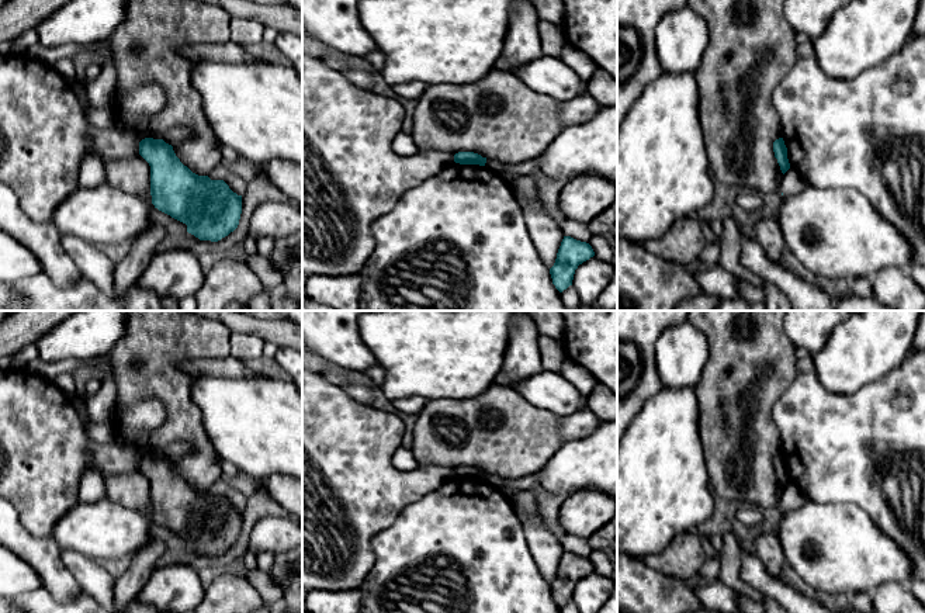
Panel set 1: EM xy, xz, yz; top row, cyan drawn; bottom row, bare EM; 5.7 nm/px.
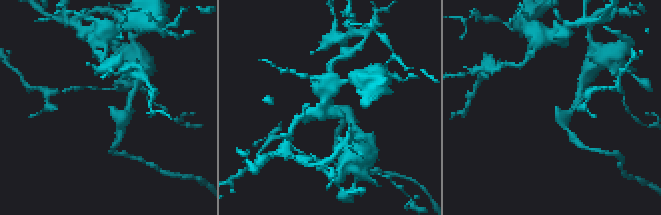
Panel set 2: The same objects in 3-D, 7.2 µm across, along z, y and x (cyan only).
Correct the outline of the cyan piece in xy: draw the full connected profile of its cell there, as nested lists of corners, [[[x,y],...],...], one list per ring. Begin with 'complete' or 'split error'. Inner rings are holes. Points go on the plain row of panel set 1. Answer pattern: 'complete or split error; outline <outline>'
complete; outline [[[145,453],[139,470],[150,481],[152,519],[159,526],[187,540],[187,547],[200,555],[218,557],[233,547],[242,529],[242,510],[233,508],[224,495],[198,491],[176,471],[173,461],[163,454]]]

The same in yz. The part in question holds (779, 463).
complete; outline [[[779,453],[773,457],[773,467],[777,478],[780,481],[782,488],[784,489],[790,484],[790,478],[787,474],[787,463],[784,460],[783,453]]]

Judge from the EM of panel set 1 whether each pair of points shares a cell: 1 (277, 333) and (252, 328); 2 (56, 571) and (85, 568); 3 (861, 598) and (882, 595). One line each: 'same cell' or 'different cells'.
1: same cell
2: different cells
3: different cells

